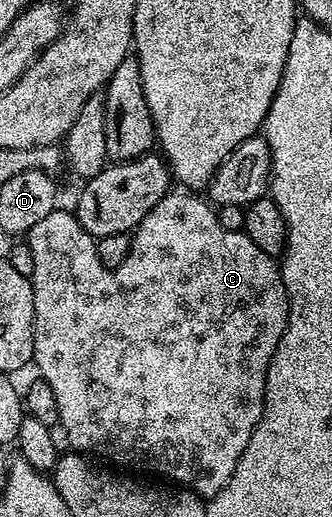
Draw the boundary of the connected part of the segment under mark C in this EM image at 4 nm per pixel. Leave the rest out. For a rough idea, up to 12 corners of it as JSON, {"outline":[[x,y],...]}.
{"outline":[[169,190],[107,268],[26,233],[75,451],[230,482],[288,328],[280,264]]}

